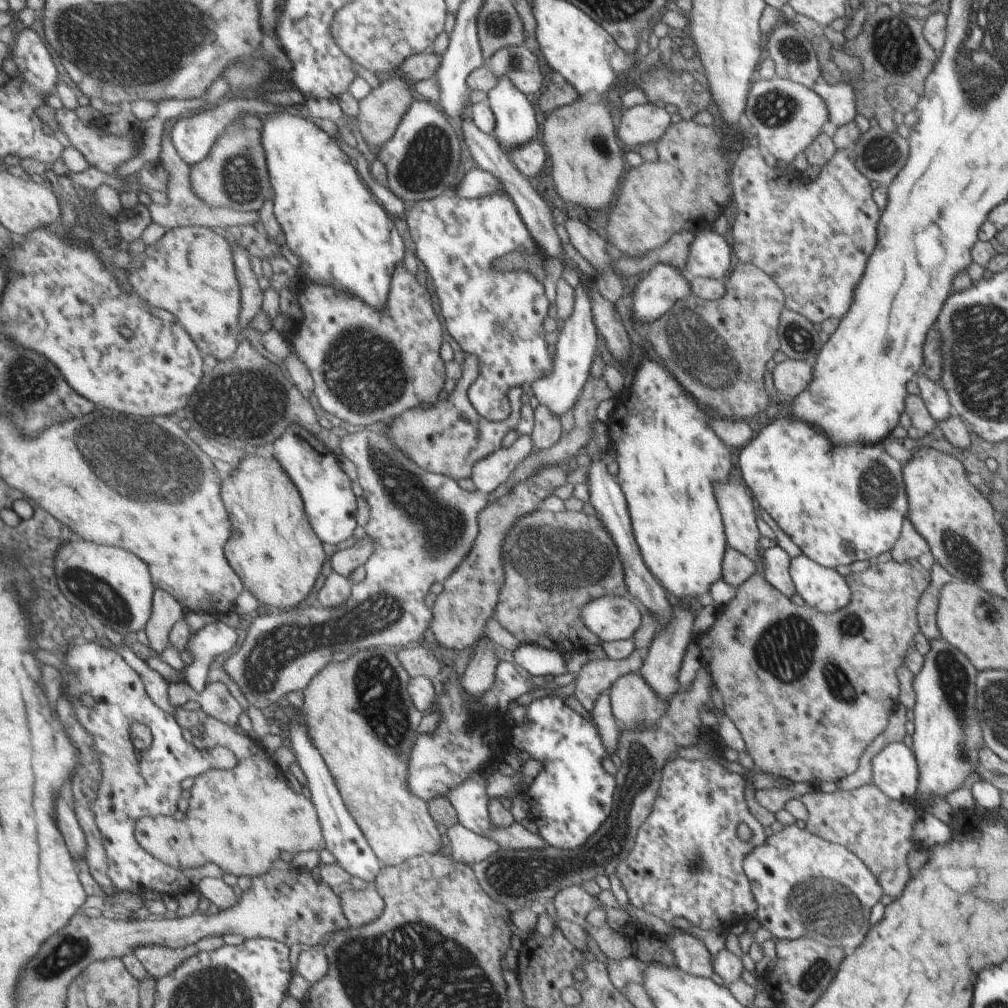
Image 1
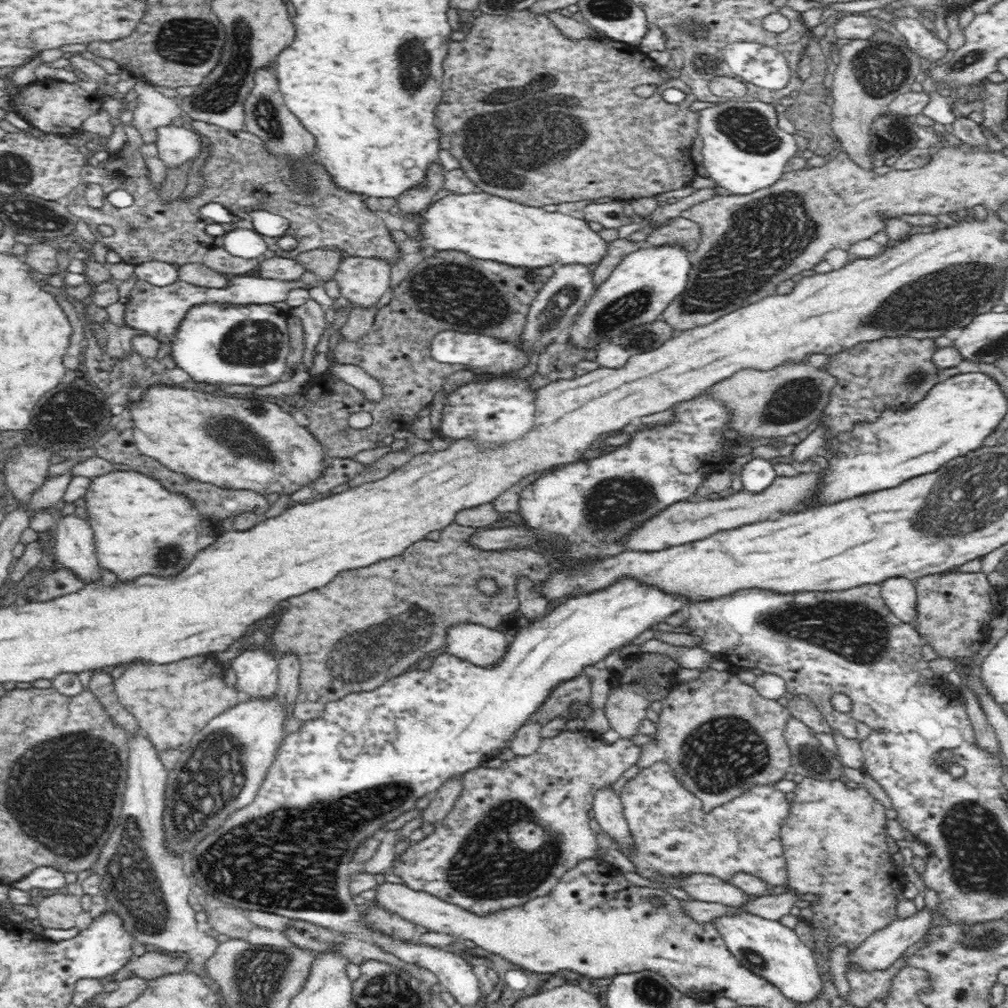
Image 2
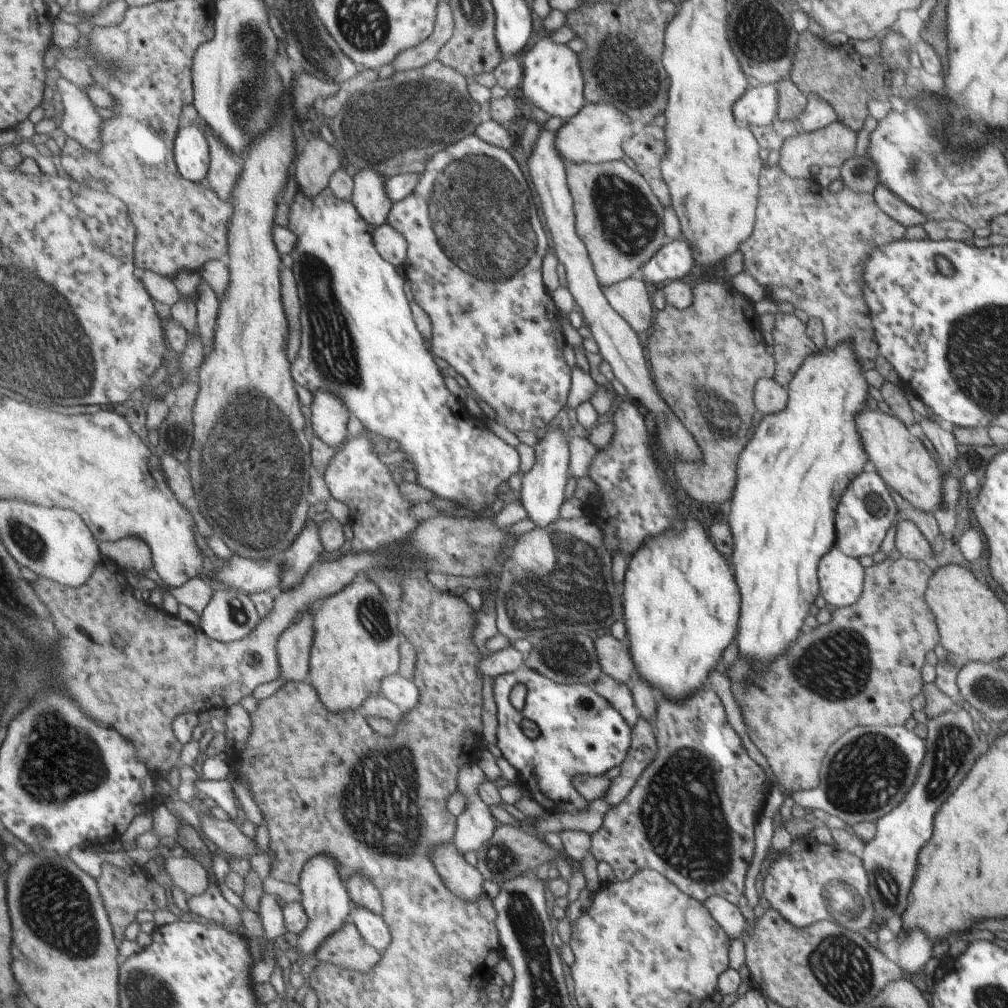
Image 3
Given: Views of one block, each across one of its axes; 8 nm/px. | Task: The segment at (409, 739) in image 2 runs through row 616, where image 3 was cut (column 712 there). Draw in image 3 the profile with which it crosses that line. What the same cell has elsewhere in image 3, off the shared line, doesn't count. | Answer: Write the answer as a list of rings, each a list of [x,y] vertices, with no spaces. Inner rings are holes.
[[[688,513],[684,517],[681,532],[679,530],[669,530],[669,534],[665,534],[665,538],[649,538],[649,542],[643,544],[643,550],[637,549],[635,553],[629,556],[627,562],[627,568],[622,581],[625,595],[625,614],[623,620],[626,624],[626,640],[630,646],[629,652],[632,661],[637,666],[637,668],[634,668],[634,672],[642,679],[645,679],[654,689],[657,689],[661,697],[680,703],[687,697],[691,697],[693,693],[696,693],[699,686],[705,682],[707,672],[711,670],[711,666],[721,656],[723,648],[735,636],[737,616],[739,616],[739,592],[737,592],[737,586],[733,582],[733,572],[727,566],[727,562],[721,556],[720,551],[713,546],[712,539],[705,534],[705,530],[703,530],[703,526],[699,523],[699,520],[691,515],[691,513]]]

